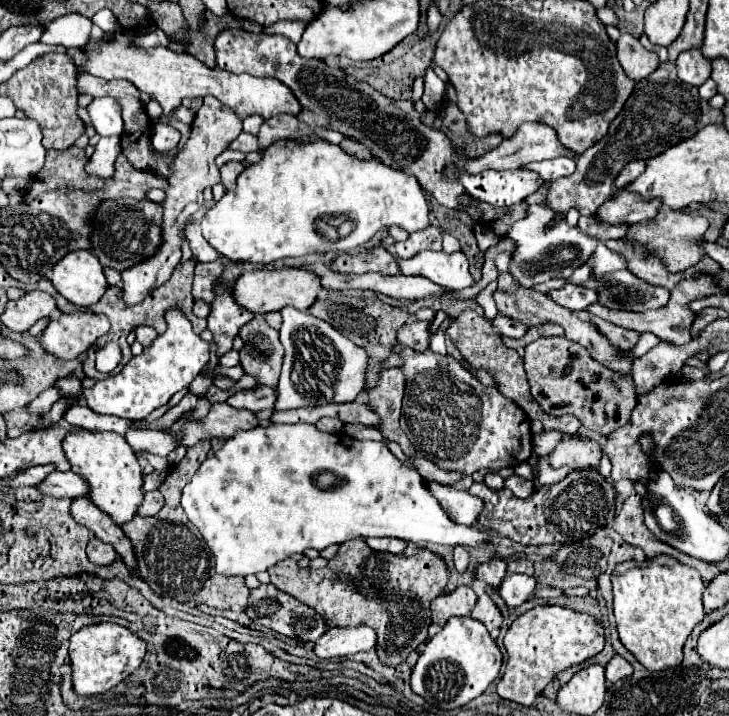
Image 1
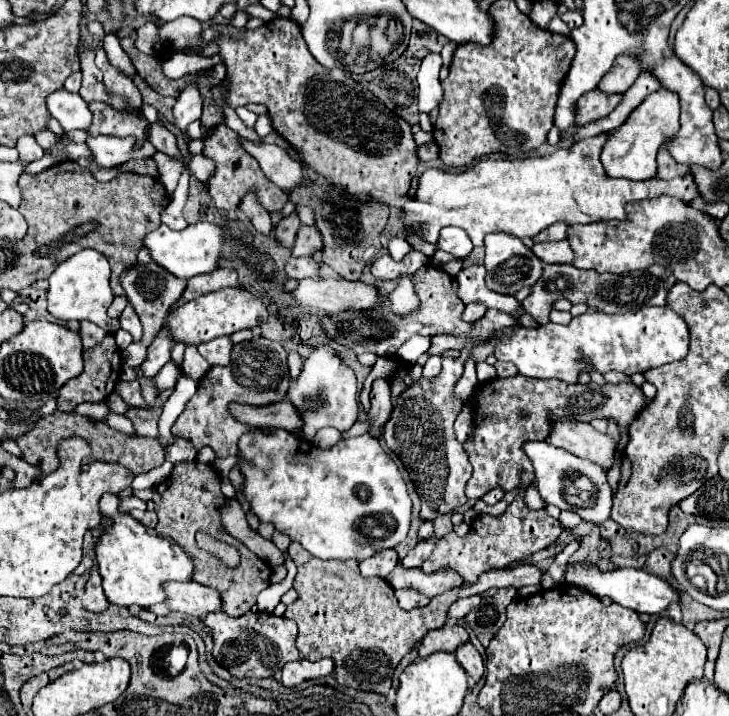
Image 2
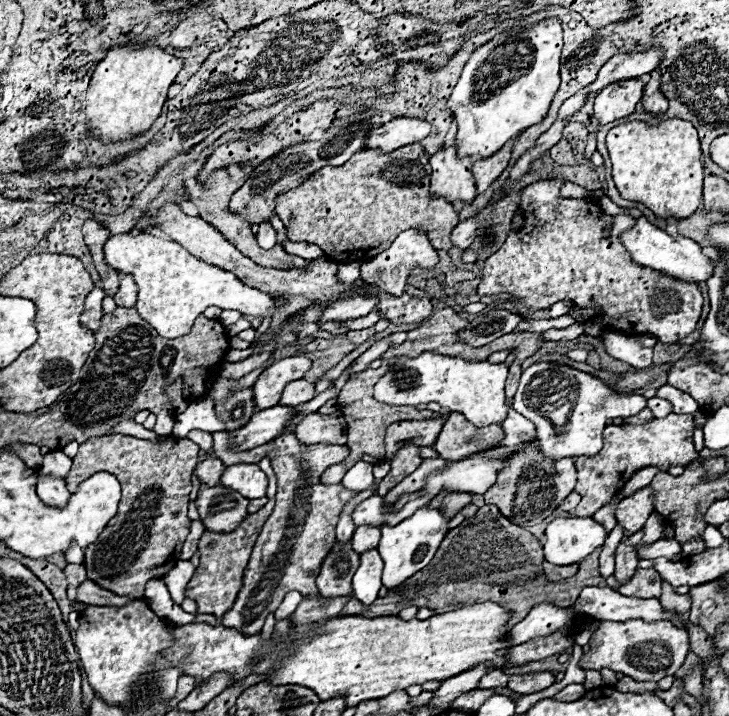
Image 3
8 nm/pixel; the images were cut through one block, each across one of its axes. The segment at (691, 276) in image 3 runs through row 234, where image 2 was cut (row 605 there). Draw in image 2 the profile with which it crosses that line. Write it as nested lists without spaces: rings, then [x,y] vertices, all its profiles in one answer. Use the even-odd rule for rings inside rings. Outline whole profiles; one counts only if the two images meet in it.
[[[582,562],[582,564],[568,566],[566,584],[580,586],[598,598],[610,596],[616,604],[632,608],[638,614],[662,614],[672,602],[680,602],[680,594],[666,580],[636,568],[616,568],[612,572],[602,572],[596,566],[592,566],[592,562]]]

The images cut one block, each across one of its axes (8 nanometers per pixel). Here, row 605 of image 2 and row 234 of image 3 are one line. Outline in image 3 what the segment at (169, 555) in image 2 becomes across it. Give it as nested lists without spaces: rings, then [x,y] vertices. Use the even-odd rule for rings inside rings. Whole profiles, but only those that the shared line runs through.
[[[124,232],[110,236],[104,244],[106,262],[118,272],[132,274],[138,284],[138,314],[152,324],[164,338],[178,338],[190,332],[194,320],[208,308],[218,306],[222,310],[238,310],[244,316],[266,318],[276,312],[276,300],[258,288],[246,286],[232,272],[206,264],[190,252],[186,252],[178,242],[164,240],[152,232]]]

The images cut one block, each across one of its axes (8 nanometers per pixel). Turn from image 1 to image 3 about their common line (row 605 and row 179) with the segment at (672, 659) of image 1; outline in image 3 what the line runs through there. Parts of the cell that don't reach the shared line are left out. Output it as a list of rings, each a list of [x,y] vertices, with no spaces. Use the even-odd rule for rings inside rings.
[[[666,118],[660,124],[632,120],[614,126],[606,136],[612,176],[622,198],[648,206],[658,218],[686,218],[702,204],[704,162],[692,122]]]

